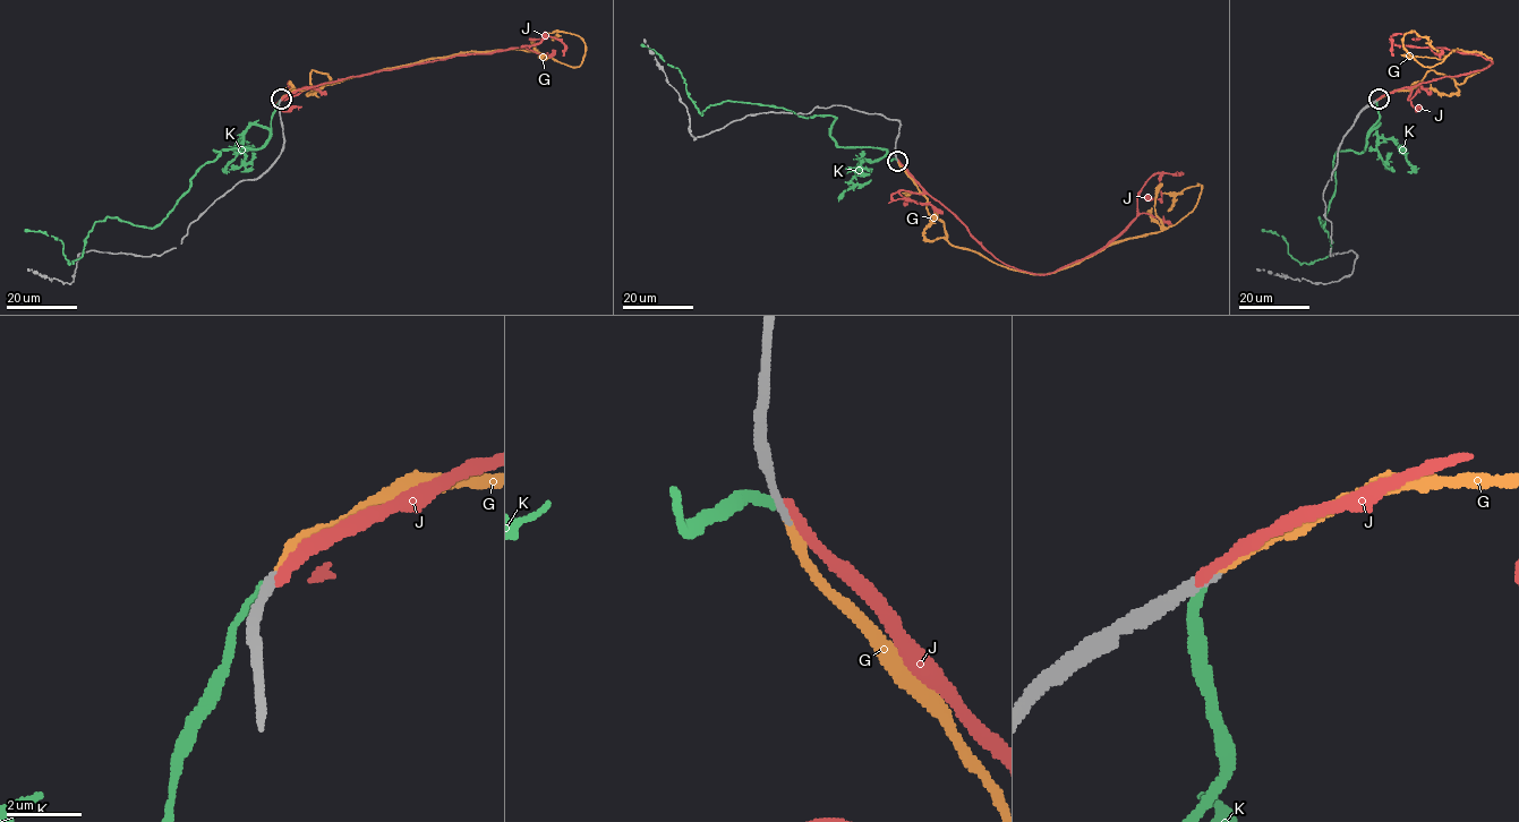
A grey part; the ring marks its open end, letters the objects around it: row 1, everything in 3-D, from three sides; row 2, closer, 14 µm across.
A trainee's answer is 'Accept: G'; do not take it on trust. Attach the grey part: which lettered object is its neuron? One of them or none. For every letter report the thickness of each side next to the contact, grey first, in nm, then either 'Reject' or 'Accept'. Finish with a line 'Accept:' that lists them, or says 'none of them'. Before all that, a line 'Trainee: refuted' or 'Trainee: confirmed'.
Trainee: confirmed
G: Thickness 260 nm (grey) against 220 nm. Accept
J: Thickness 280 nm (grey) against 320 nm. Reject
K: Thickness 340 nm (grey) against 260 nm. Reject
Accept: G

